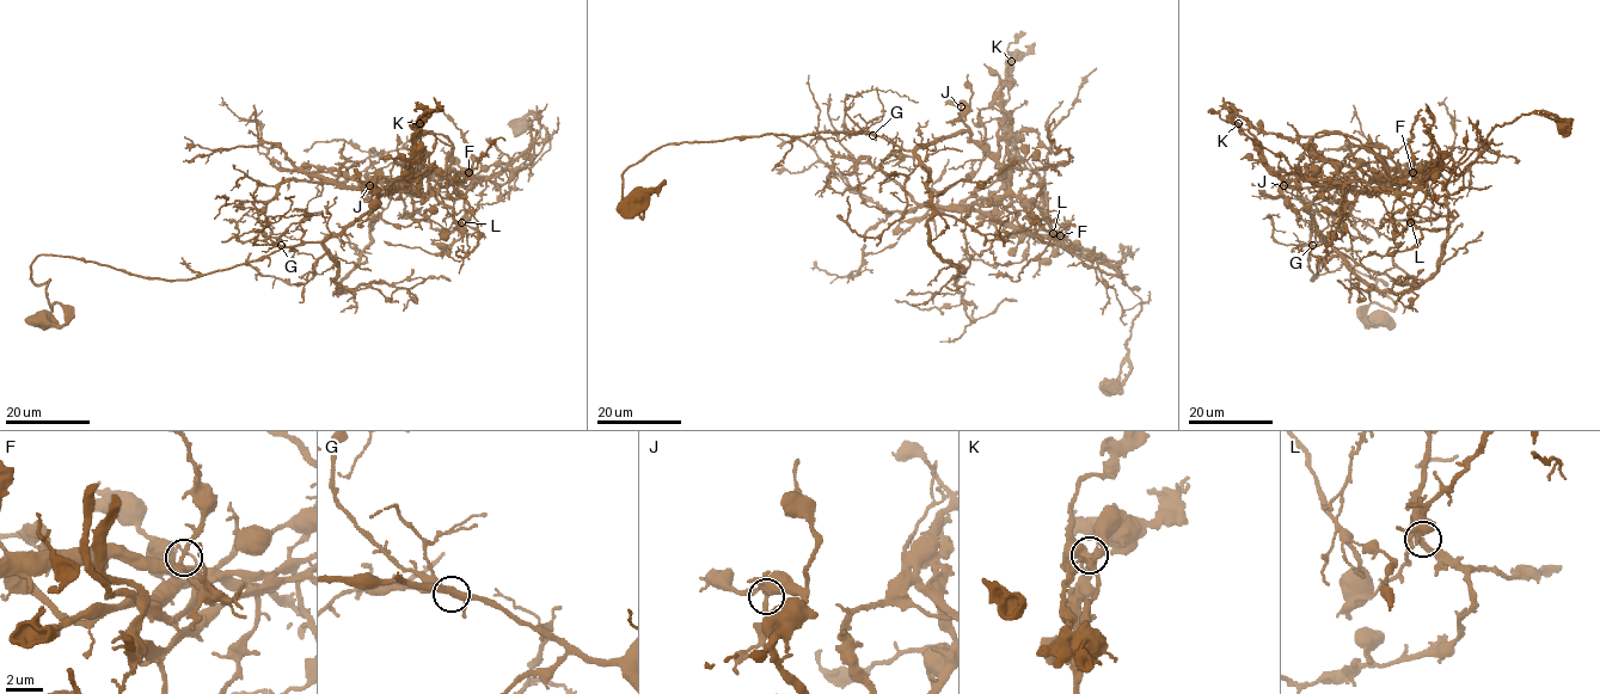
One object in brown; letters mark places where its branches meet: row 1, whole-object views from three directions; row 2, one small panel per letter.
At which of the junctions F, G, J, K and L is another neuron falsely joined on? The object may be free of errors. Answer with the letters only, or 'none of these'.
K

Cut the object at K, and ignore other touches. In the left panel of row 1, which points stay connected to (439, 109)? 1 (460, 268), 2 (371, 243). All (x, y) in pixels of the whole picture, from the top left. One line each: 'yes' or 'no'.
1: yes
2: no

